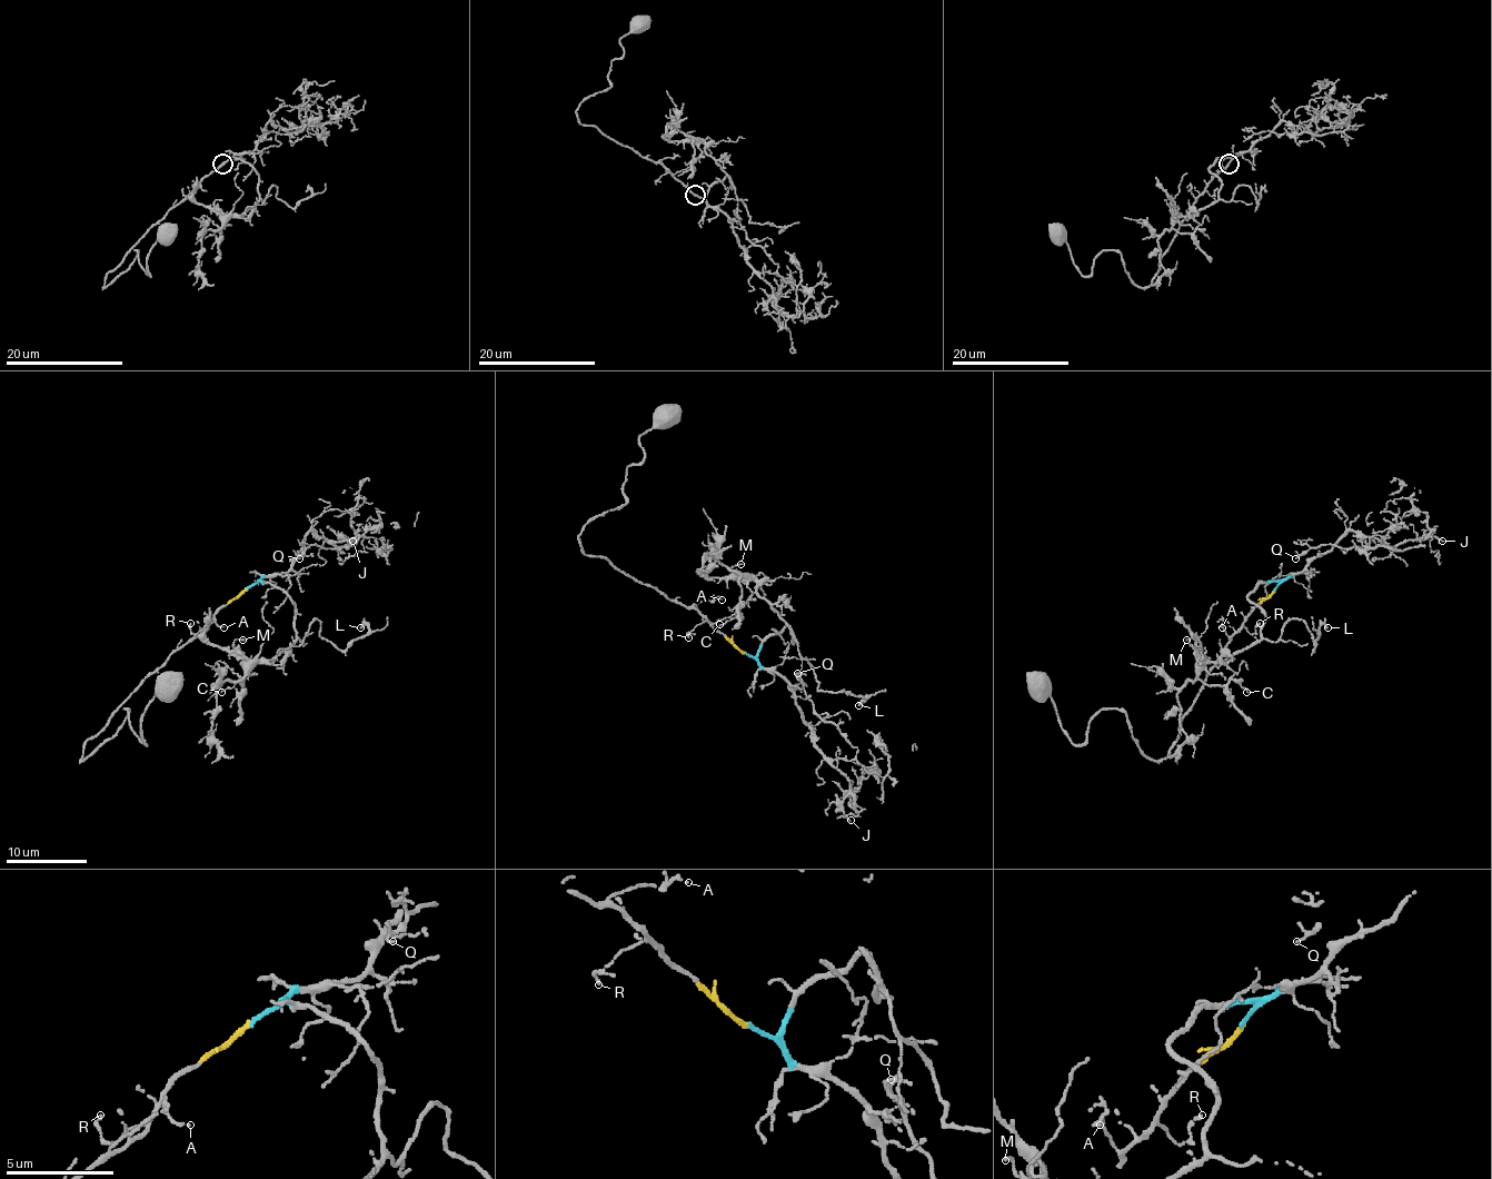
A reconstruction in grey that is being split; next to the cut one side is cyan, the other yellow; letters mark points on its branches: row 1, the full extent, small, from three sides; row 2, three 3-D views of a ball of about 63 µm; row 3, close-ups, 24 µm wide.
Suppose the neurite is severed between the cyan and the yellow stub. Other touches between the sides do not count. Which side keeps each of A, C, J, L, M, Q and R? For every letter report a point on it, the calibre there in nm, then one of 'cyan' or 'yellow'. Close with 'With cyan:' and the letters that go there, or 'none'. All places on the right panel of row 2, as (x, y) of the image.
A: at (1222, 627); 110 nm thick; yellow
C: at (1246, 692); 90 nm thick; cyan
J: at (1442, 541); 130 nm thick; cyan
L: at (1328, 627); 140 nm thick; cyan
M: at (1186, 640); 110 nm thick; cyan
Q: at (1295, 558); 90 nm thick; cyan
R: at (1260, 623); 150 nm thick; yellow
With cyan: C, J, L, M, Q

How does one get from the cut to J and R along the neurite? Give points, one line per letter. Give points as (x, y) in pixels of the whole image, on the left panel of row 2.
J: (246, 588), (290, 566), (310, 531), (345, 546), (350, 541), (345, 536), (352, 541)
R: (246, 588), (195, 633), (191, 632), (191, 623)

